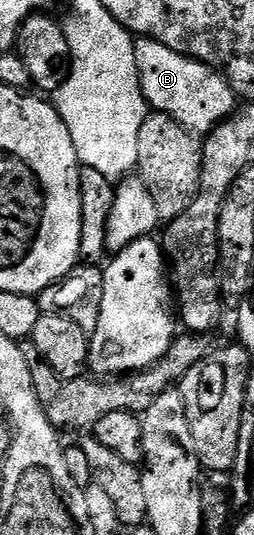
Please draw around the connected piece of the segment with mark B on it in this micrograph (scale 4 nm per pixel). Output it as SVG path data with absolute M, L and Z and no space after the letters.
M137 37L135 43L134 60L138 60L142 92L155 113L170 115L197 136L207 135L232 117L238 106L238 95L224 75L209 68L205 62L187 58L152 38Z

